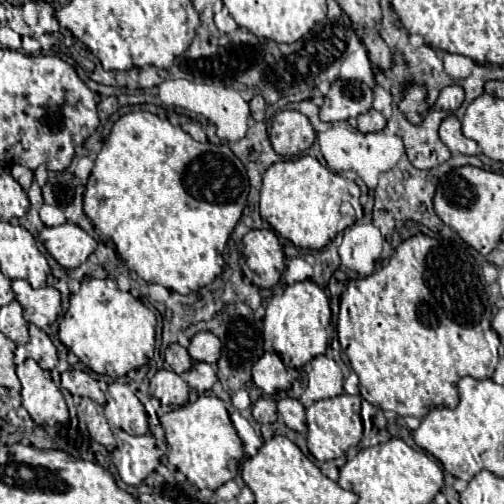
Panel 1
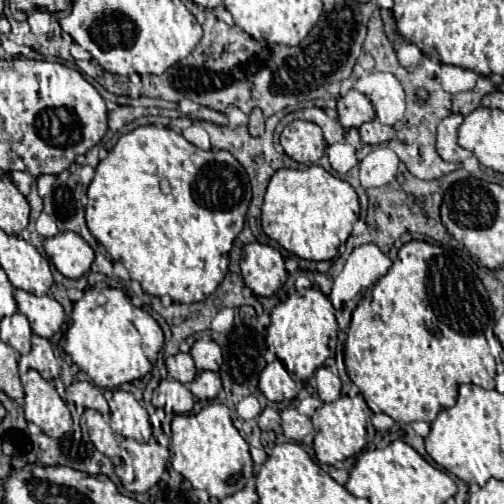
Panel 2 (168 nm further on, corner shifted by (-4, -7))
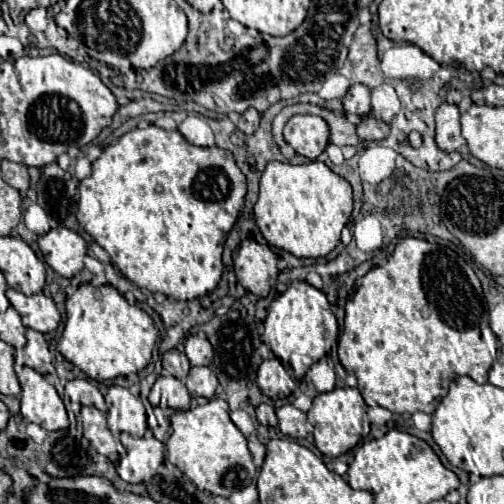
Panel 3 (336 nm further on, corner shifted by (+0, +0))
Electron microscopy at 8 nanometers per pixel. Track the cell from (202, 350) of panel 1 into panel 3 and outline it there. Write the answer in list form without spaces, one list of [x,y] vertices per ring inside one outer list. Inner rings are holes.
[[[190,334],[184,340],[184,346],[186,346],[184,352],[186,352],[186,356],[188,356],[188,360],[190,360],[192,366],[204,366],[204,364],[212,362],[214,350],[212,350],[212,344],[204,336]]]

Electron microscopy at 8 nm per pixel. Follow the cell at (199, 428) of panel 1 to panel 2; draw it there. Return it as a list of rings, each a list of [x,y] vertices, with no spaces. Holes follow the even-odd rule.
[[[208,405],[194,415],[176,415],[172,419],[170,453],[172,467],[188,479],[192,487],[206,489],[214,499],[224,499],[244,489],[254,475],[248,443],[232,425],[232,413],[226,405]]]

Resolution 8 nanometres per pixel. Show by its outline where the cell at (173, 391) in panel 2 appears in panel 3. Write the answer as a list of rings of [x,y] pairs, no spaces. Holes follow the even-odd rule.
[[[160,376],[150,390],[150,403],[154,407],[172,410],[188,410],[190,408],[190,392],[174,376]]]

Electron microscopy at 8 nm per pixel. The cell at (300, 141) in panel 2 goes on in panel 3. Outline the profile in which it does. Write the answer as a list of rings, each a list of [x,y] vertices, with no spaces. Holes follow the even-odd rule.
[[[294,116],[284,126],[284,140],[300,154],[316,160],[328,146],[328,124],[320,116]]]

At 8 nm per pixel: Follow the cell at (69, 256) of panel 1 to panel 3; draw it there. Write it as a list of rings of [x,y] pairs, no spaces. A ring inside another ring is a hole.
[[[58,226],[38,238],[44,262],[60,276],[72,278],[84,268],[86,242],[66,226]]]

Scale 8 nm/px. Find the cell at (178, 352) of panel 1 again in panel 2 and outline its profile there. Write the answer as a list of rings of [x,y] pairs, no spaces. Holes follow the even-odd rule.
[[[178,353],[166,359],[166,369],[172,379],[180,383],[190,383],[196,377],[196,365],[190,353]]]

